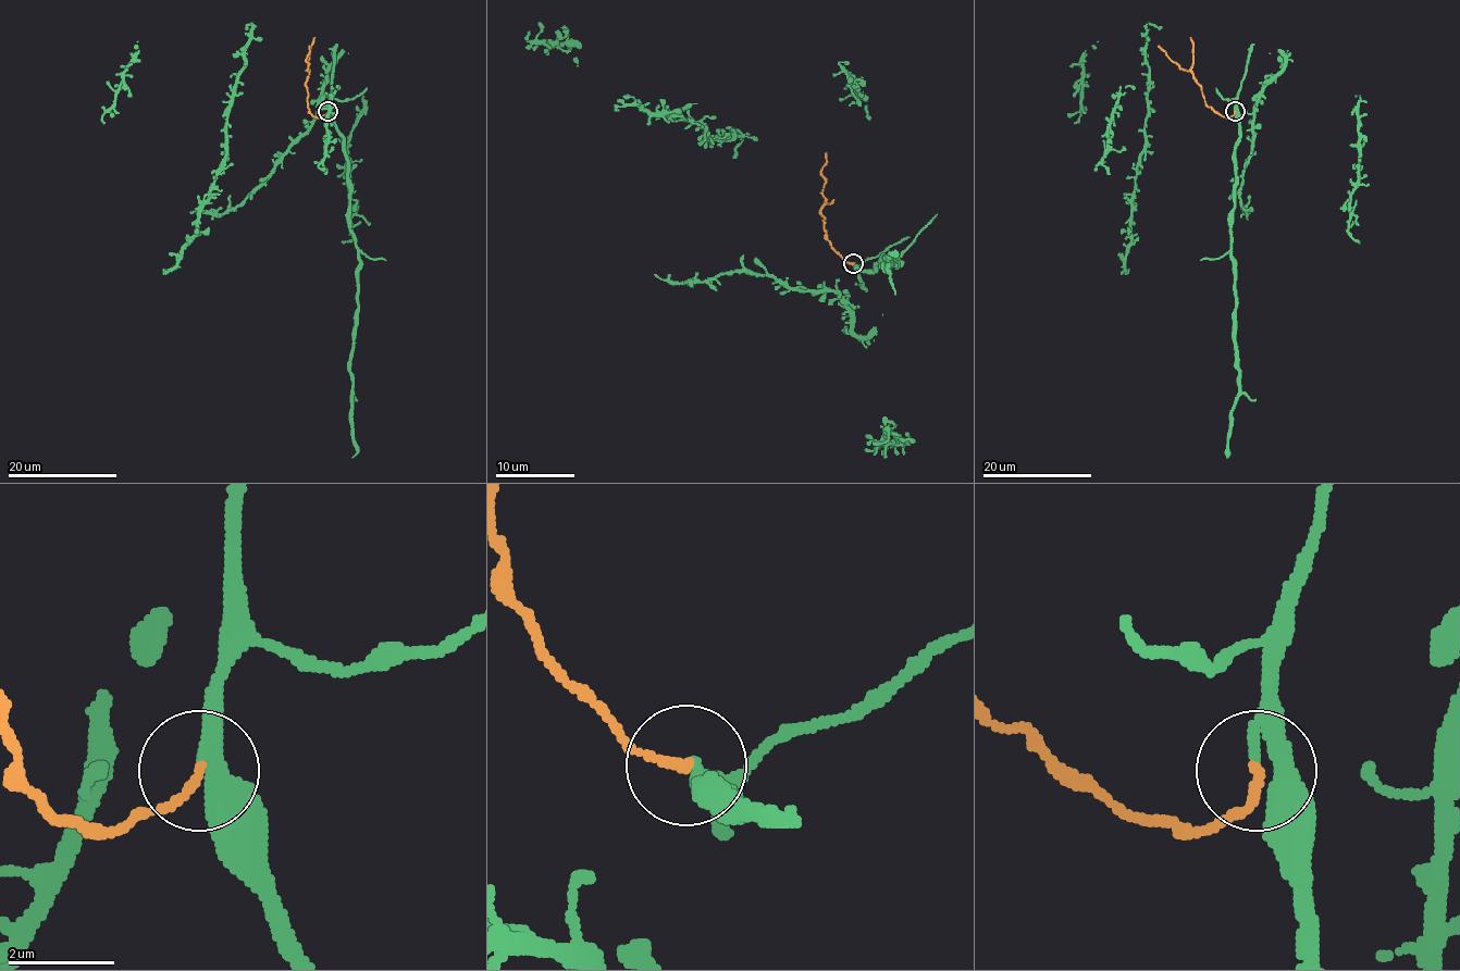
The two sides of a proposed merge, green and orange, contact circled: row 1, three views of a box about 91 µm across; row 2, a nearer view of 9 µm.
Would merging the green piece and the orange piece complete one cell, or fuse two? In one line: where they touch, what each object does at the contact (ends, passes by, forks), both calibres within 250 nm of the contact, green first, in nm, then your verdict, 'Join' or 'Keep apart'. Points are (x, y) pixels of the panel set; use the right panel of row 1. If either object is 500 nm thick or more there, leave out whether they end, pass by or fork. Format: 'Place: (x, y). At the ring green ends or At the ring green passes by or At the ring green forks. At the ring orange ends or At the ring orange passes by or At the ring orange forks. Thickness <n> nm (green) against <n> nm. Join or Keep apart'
Place: (1235, 111). At the ring green passes by. At the ring orange ends. Thickness 200 nm (green) against 180 nm. Join

